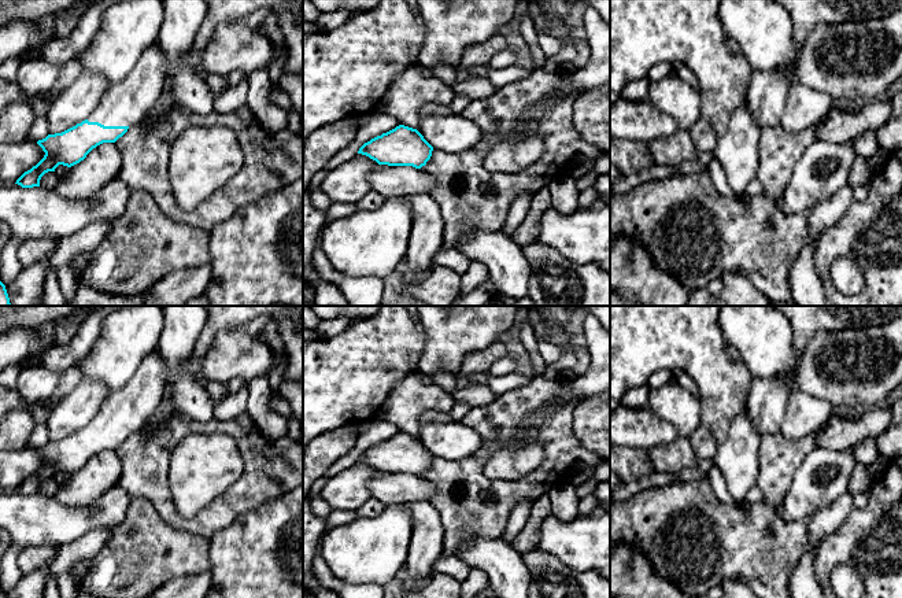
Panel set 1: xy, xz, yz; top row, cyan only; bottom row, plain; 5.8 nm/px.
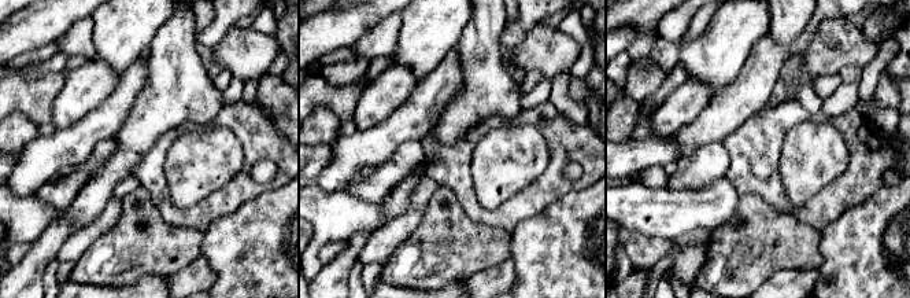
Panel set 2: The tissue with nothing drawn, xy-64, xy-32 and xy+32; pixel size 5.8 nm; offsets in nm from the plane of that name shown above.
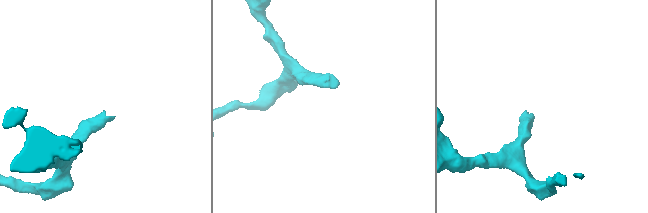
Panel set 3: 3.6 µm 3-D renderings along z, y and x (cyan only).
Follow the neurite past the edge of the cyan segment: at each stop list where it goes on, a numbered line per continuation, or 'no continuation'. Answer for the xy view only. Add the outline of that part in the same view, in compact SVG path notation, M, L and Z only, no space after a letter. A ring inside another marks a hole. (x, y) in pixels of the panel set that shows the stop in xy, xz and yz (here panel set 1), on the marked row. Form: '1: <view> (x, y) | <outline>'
1: xy (126, 103) | M156 41L141 53L129 75L111 86L88 121L104 126L134 126L155 108L167 74L166 56Z

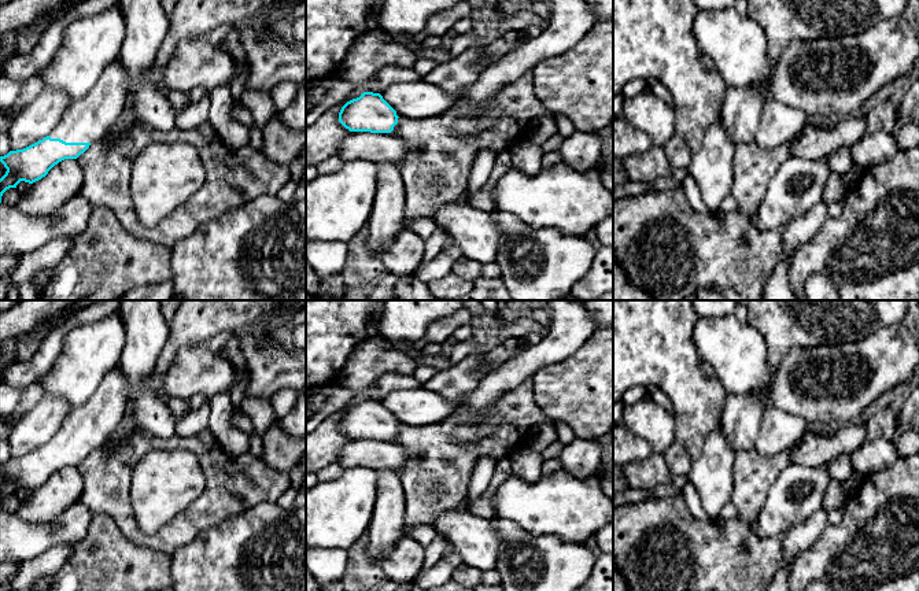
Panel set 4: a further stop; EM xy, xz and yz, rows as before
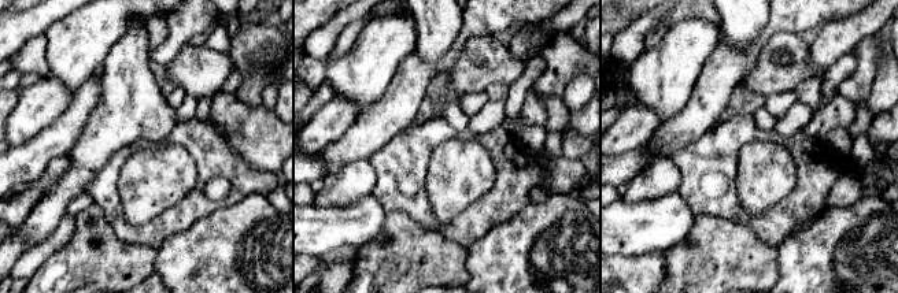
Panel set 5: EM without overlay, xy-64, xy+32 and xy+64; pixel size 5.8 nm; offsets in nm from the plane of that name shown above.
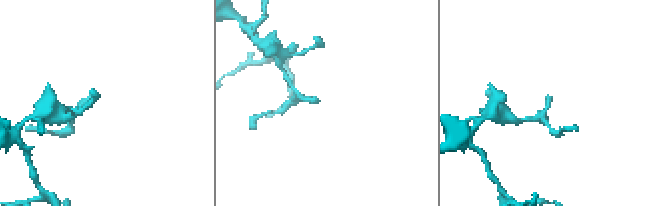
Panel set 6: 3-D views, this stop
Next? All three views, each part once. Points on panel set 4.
1: xy (88, 119) | M118 58L103 70L91 92L73 103L49 137L66 143L96 143L117 125L129 91L128 73Z

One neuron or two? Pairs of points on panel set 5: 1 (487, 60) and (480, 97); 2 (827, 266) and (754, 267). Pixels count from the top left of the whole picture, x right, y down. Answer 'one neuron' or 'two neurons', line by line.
1: two neurons
2: two neurons

